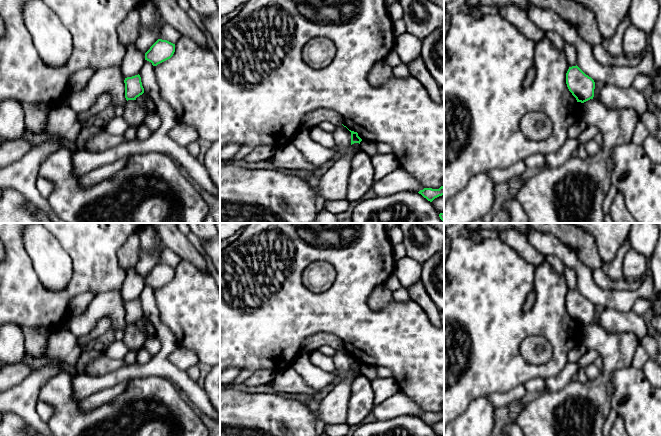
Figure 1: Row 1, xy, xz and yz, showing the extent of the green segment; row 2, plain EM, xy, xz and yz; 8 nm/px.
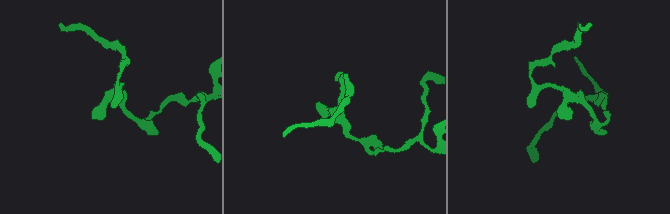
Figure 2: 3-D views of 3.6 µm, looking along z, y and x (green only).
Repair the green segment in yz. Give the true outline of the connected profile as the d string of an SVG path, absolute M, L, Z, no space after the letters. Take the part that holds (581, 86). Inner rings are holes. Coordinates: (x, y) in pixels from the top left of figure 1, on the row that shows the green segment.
M577 65L569 67L566 73L566 84L577 102L584 103L594 97L595 82Z

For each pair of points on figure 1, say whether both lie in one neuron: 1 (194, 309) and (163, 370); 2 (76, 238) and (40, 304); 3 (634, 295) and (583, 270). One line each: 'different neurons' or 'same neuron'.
1: different neurons
2: same neuron
3: same neuron

